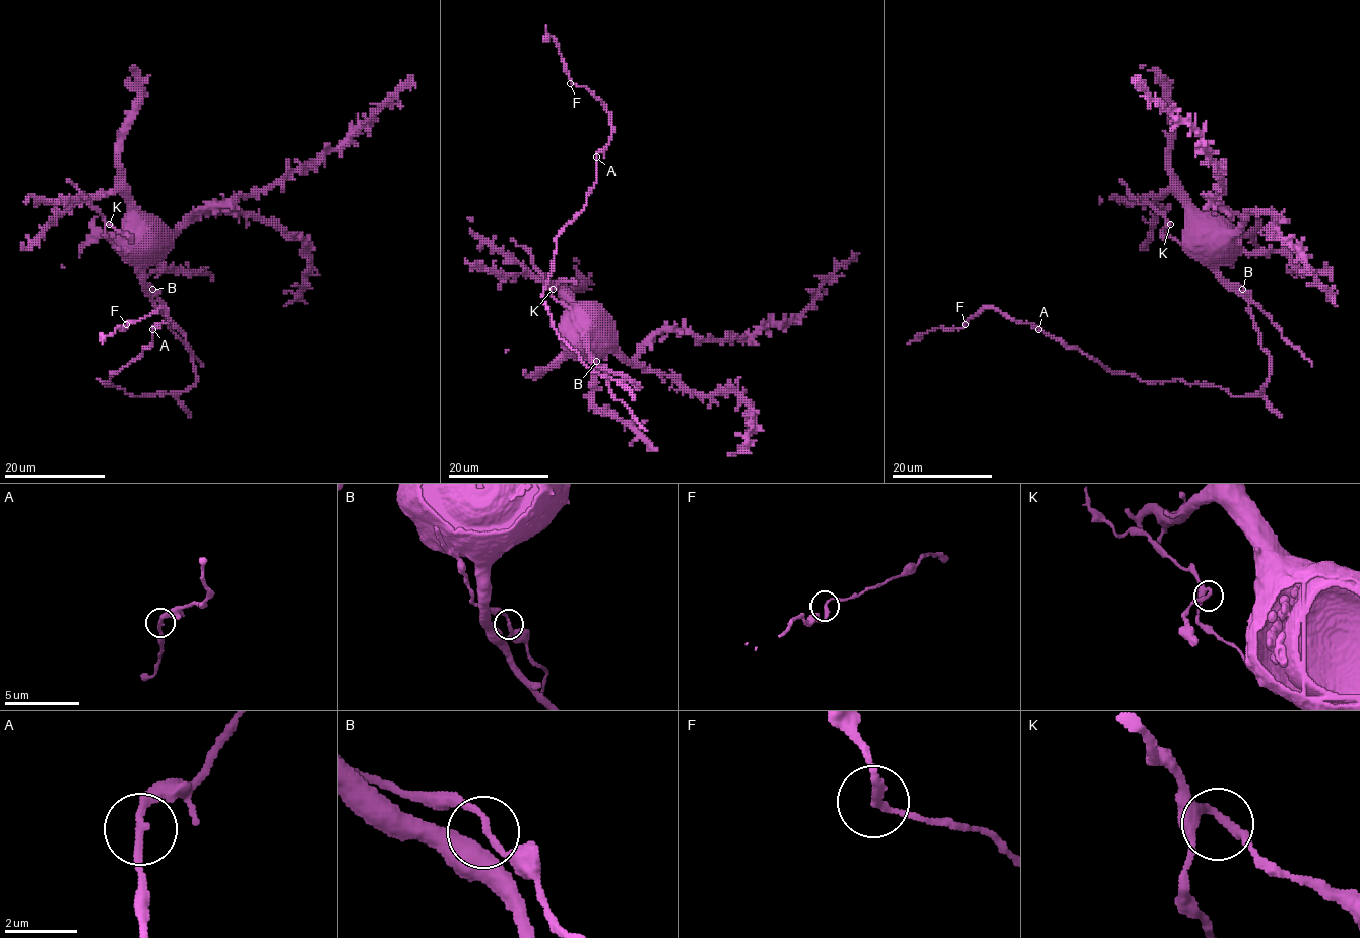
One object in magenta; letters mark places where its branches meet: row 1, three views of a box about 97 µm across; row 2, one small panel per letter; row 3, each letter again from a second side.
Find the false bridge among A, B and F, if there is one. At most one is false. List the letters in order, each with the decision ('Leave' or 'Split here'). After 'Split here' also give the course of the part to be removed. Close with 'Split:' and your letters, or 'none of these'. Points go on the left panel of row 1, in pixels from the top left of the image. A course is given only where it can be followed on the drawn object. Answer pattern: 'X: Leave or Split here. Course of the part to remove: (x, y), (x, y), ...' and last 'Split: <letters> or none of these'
A: Leave
B: Leave
F: Leave
Split: none of these

